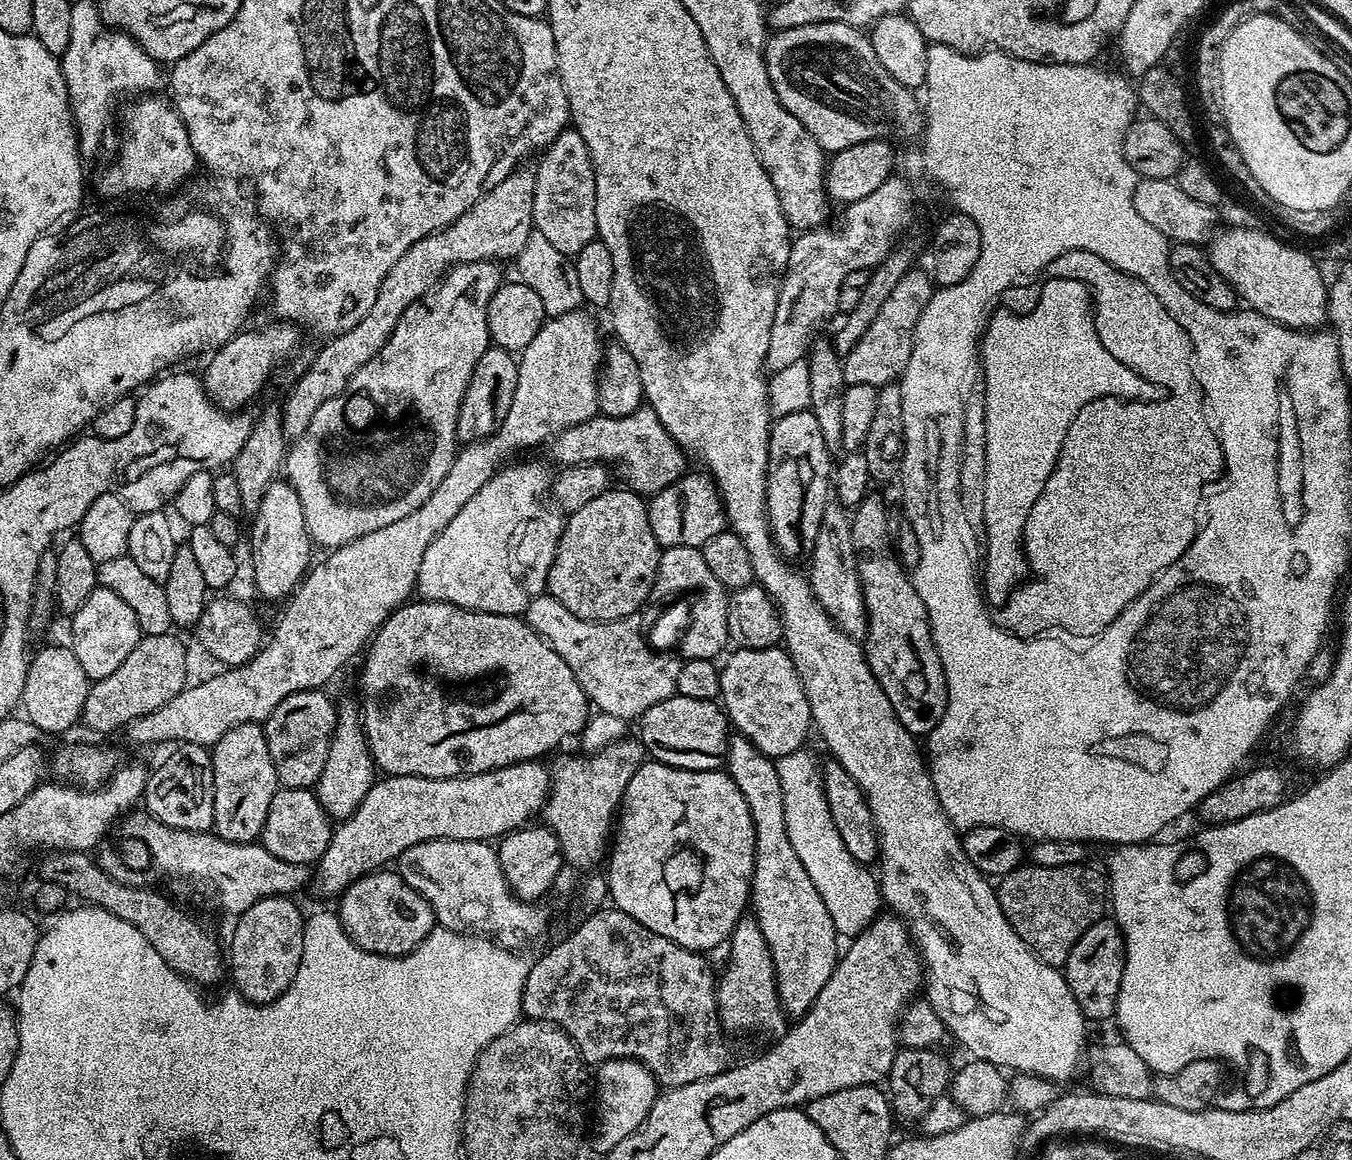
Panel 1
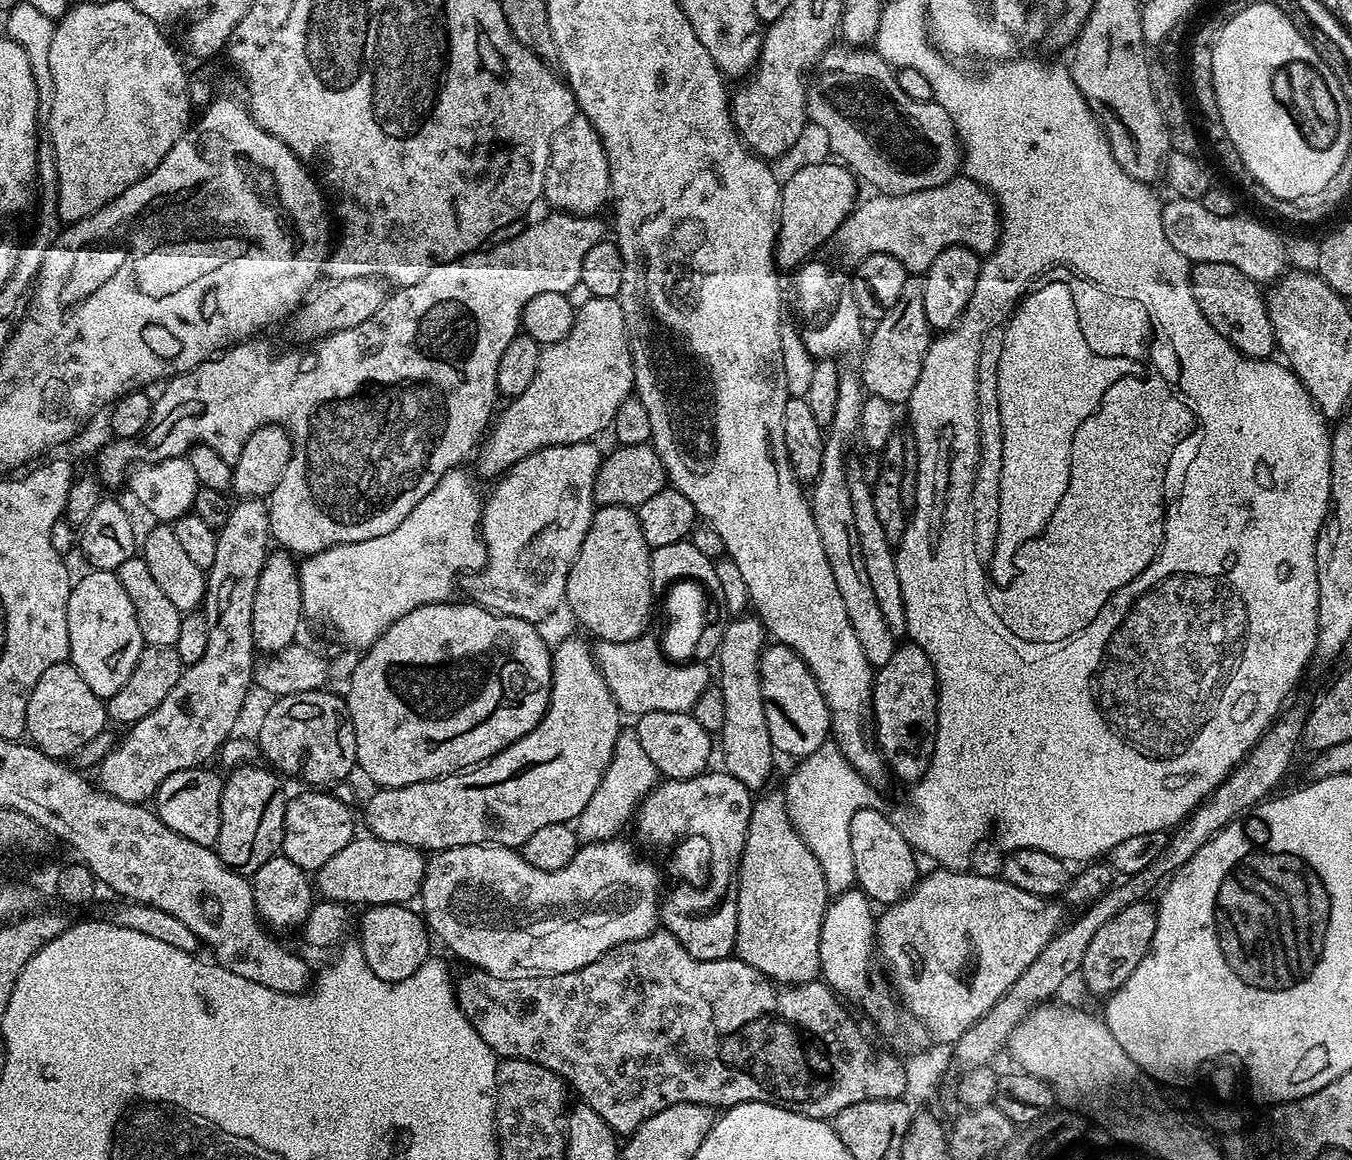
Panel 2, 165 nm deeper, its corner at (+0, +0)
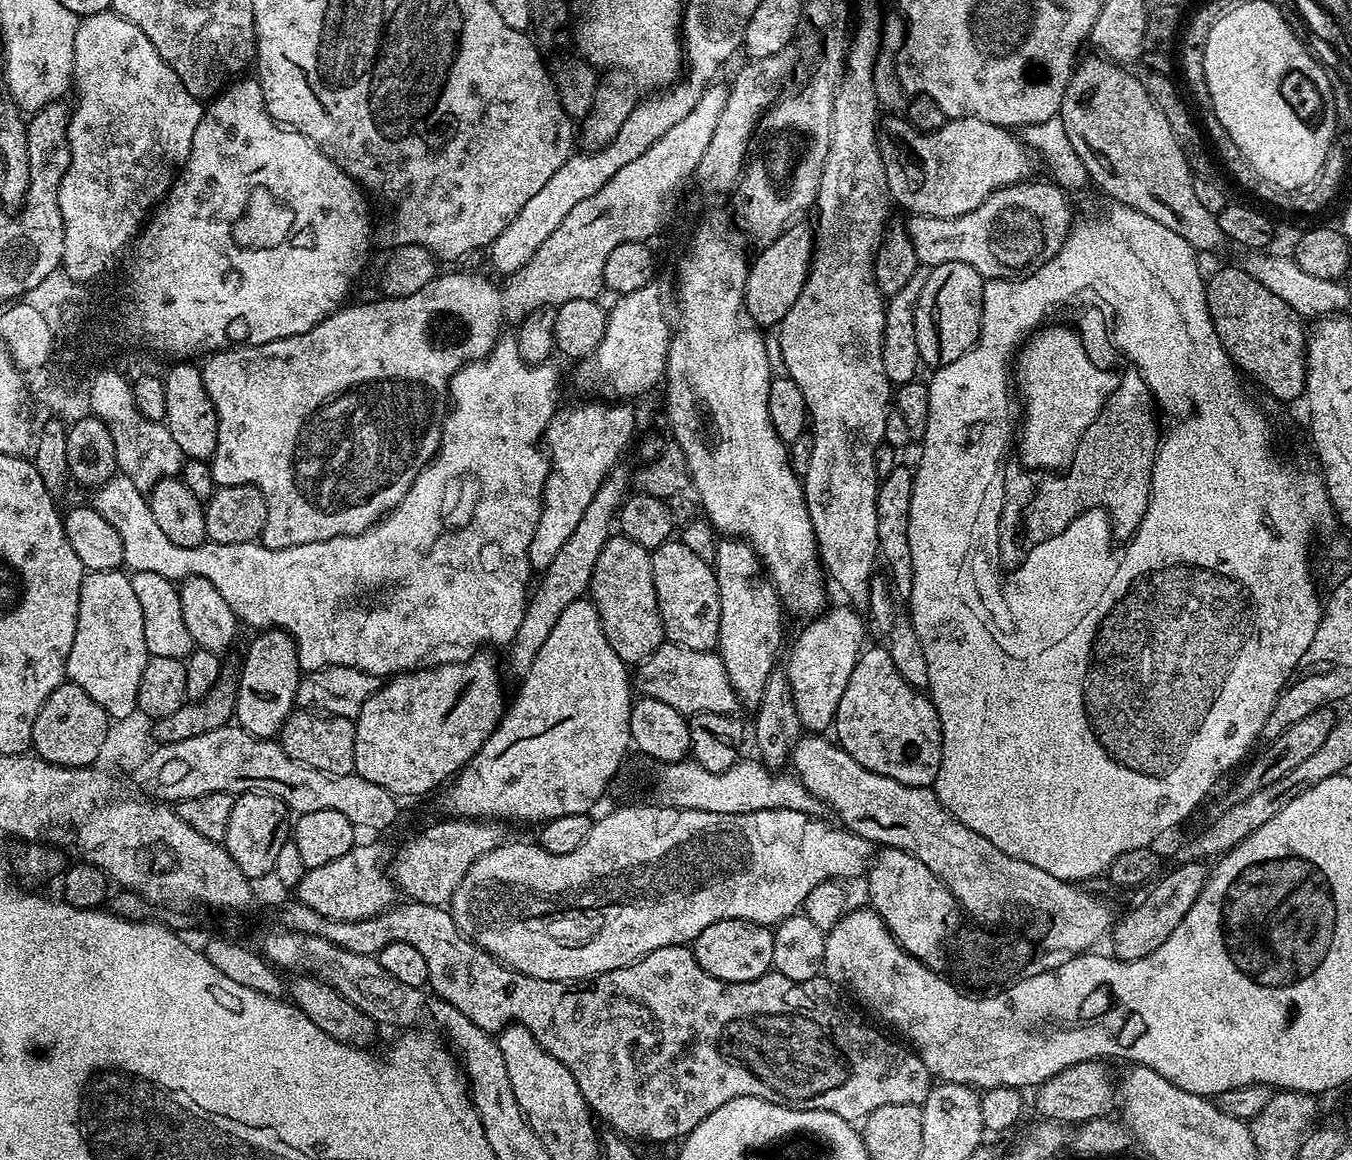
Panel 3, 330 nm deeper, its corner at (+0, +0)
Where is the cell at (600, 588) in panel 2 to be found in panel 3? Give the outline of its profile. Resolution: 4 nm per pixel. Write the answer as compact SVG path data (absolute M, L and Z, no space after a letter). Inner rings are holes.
M622 534L609 536L598 566L594 566L594 578L590 599L598 610L606 642L614 646L614 654L629 666L638 666L650 658L665 643L664 623L658 610L658 598L654 594L651 551Z

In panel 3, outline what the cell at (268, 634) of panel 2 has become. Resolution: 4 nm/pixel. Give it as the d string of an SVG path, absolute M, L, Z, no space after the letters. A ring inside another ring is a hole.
M270 628L253 636L256 637L238 671L234 720L252 735L272 738L288 723L288 717L297 707L296 691L302 679L302 669L290 633Z

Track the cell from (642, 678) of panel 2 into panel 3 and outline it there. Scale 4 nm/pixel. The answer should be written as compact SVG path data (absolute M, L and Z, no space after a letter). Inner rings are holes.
M665 642L635 669L634 684L641 697L649 696L658 702L666 702L666 706L674 706L674 710L685 714L732 714L738 708L736 691L730 684L724 659L715 651L686 650L677 644Z

